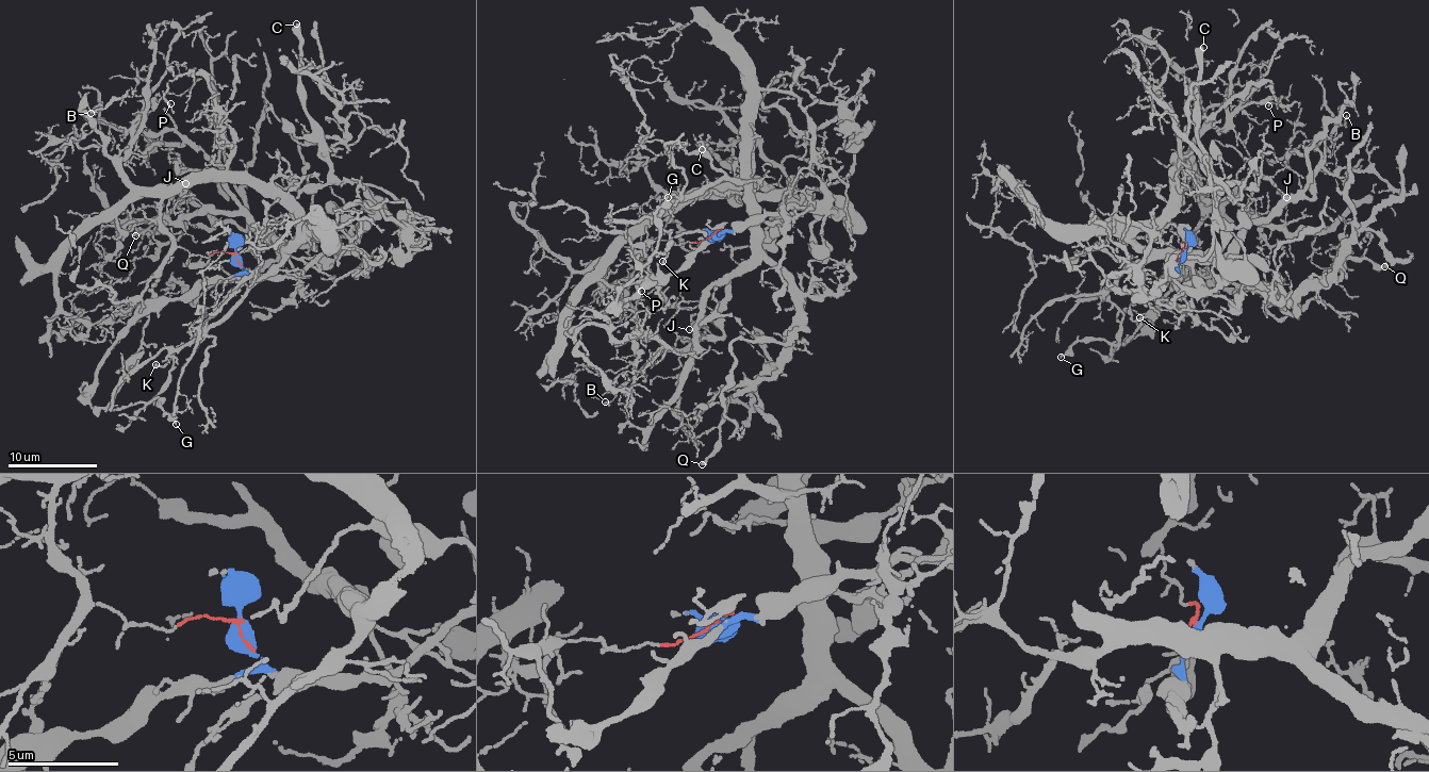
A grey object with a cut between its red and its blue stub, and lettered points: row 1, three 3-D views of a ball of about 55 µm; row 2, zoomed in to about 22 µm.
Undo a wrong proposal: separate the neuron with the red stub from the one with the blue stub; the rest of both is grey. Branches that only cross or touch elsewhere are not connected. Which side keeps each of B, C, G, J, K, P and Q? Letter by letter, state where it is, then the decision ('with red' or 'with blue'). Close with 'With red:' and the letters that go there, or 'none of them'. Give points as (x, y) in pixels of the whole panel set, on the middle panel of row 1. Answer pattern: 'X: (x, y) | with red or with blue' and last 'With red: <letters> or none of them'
B: (605, 401) | with red
C: (702, 149) | with blue
G: (668, 197) | with blue
J: (689, 329) | with red
K: (662, 261) | with blue
P: (641, 291) | with red
Q: (702, 464) | with red
With red: B, J, P, Q

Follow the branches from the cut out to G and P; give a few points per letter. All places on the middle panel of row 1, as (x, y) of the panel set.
G: (715, 234), (723, 234), (701, 243), (677, 272), (654, 276), (617, 302), (660, 234), (656, 210), (669, 196)
P: (715, 234), (655, 241), (640, 251), (627, 243), (594, 267), (592, 276), (622, 286), (634, 309), (642, 290)

